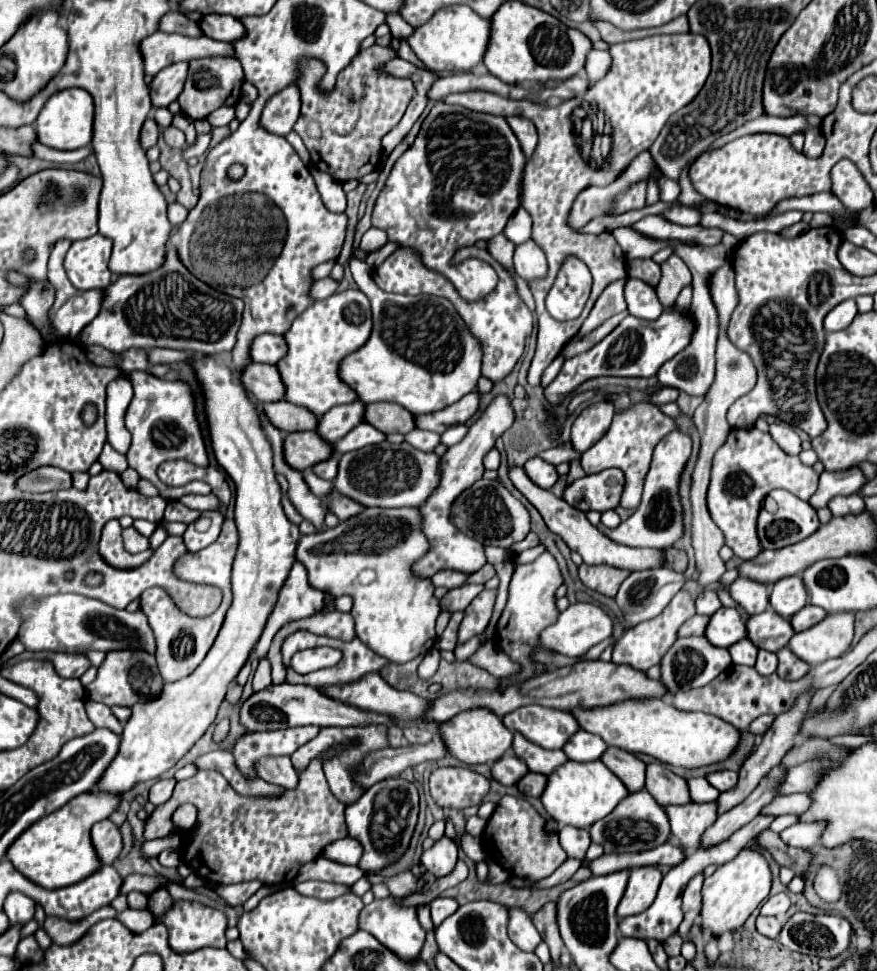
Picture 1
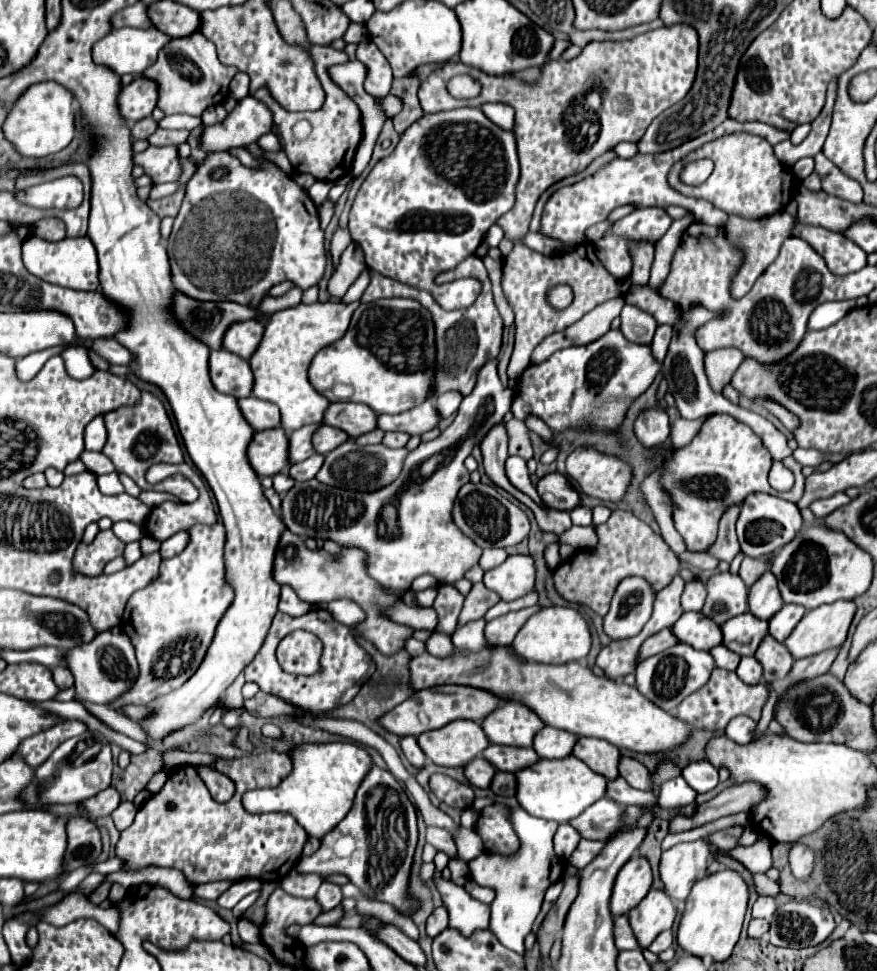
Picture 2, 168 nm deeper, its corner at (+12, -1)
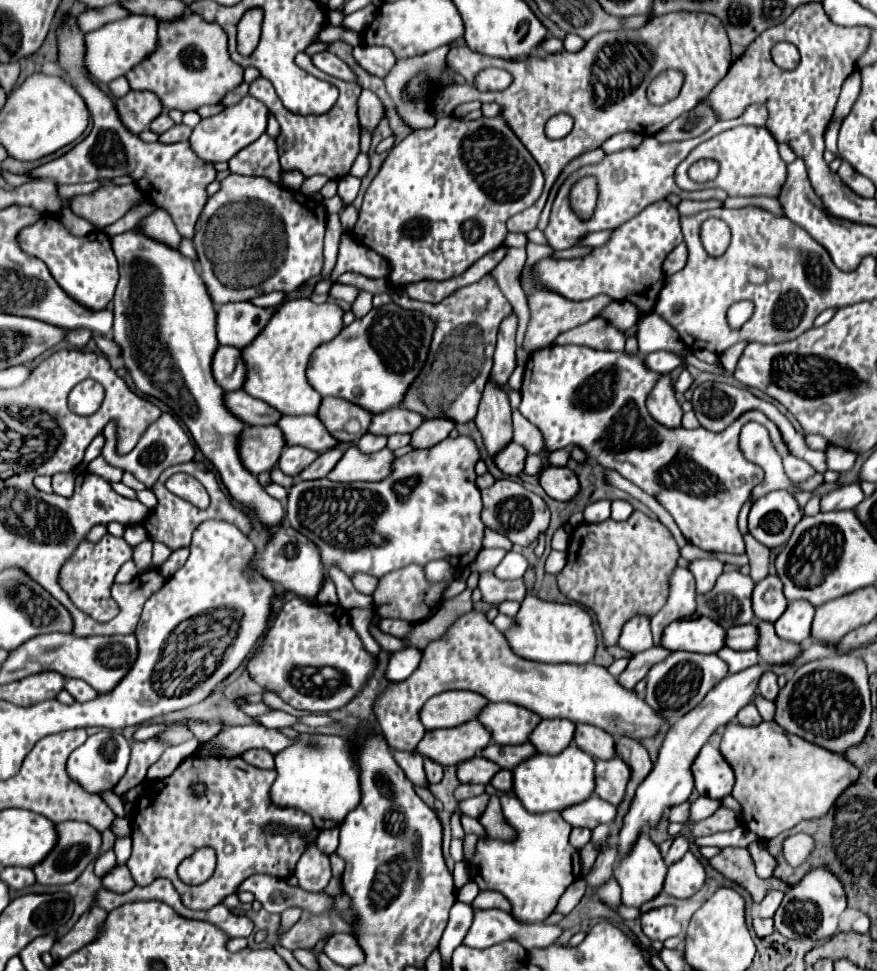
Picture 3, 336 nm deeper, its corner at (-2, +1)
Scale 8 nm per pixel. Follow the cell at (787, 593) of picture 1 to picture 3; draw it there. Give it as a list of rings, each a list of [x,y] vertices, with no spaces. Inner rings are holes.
[[[766,576],[756,584],[752,594],[752,608],[756,618],[768,622],[776,622],[780,614],[784,614],[784,610],[788,608],[788,600],[782,592],[778,576]]]

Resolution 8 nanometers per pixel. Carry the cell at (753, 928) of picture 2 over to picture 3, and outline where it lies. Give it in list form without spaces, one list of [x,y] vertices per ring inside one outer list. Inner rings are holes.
[[[754,916],[754,924],[752,924],[752,926],[754,926],[754,930],[756,930],[756,934],[758,934],[760,938],[774,932],[774,920],[772,920],[772,918],[764,920],[764,918],[760,918],[760,916]]]

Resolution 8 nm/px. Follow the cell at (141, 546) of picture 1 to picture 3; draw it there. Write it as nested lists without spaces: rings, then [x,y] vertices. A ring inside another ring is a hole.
[[[106,534],[100,542],[92,544],[84,540],[74,552],[74,556],[68,560],[68,564],[62,566],[60,570],[60,586],[68,592],[72,602],[90,614],[98,622],[108,622],[118,614],[118,604],[110,596],[110,586],[114,582],[116,572],[124,562],[132,558],[132,546],[126,544],[124,538],[116,538],[112,534]]]

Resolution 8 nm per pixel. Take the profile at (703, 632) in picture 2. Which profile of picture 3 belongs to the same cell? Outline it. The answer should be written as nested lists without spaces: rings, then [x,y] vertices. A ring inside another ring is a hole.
[[[688,616],[672,622],[662,636],[662,646],[668,650],[688,650],[700,654],[718,652],[724,646],[726,630],[704,616]]]

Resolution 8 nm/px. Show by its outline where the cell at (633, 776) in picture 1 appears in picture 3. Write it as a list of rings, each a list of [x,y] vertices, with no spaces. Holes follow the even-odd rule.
[[[576,724],[574,742],[580,750],[588,752],[596,760],[608,760],[616,754],[616,740],[612,734],[604,732],[602,728],[588,726],[588,724]]]

